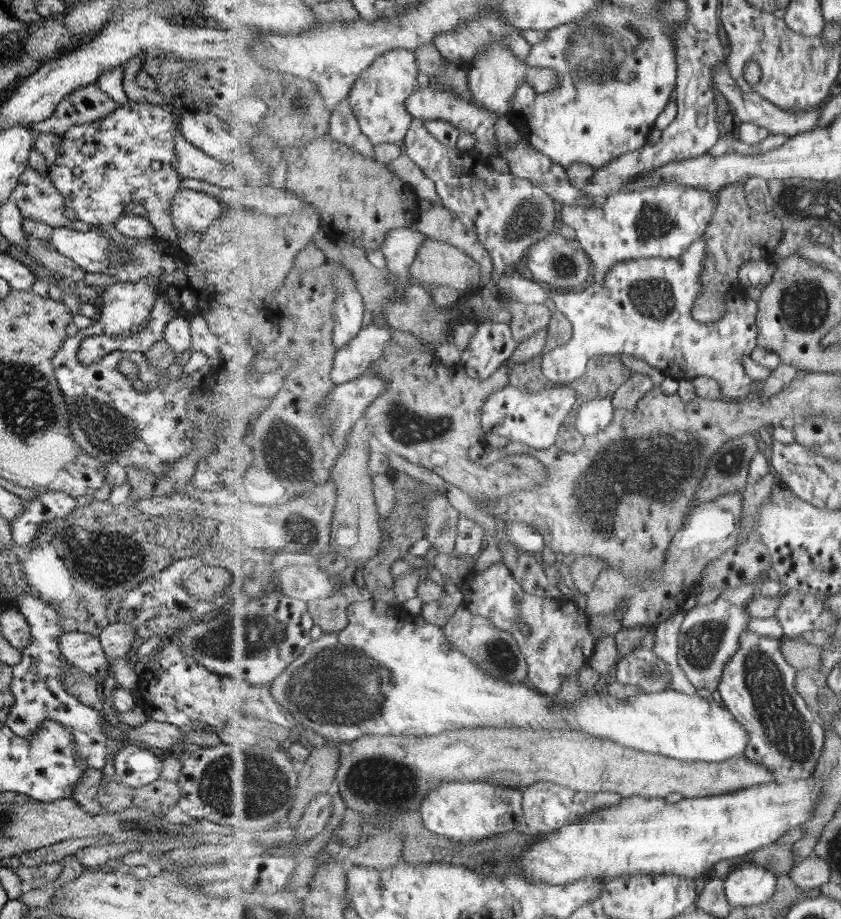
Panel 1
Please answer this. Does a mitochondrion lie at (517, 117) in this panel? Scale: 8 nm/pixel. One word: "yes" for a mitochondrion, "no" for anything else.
no

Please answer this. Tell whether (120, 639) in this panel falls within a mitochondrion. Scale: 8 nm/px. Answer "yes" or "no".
no

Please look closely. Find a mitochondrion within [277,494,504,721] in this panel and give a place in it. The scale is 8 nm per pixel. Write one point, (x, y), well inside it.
(305, 534)

